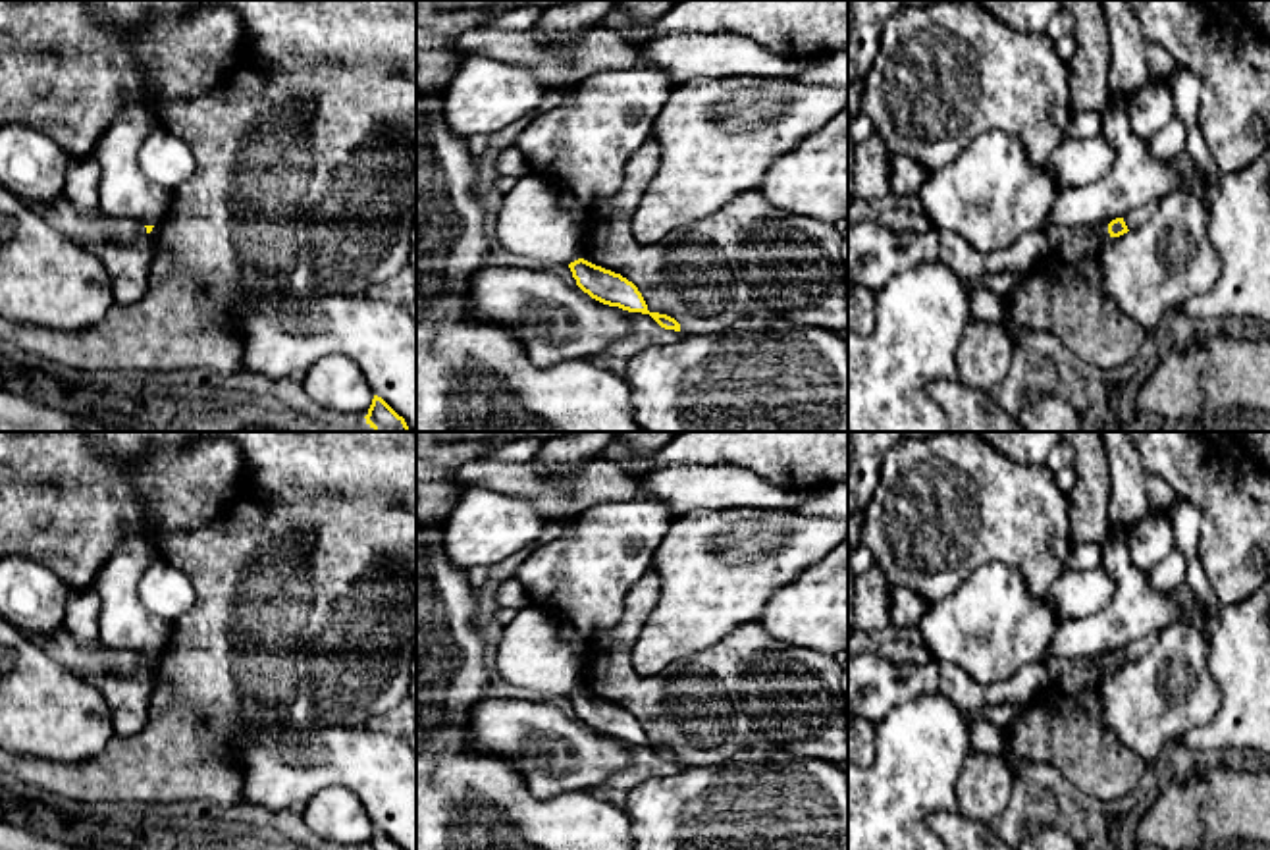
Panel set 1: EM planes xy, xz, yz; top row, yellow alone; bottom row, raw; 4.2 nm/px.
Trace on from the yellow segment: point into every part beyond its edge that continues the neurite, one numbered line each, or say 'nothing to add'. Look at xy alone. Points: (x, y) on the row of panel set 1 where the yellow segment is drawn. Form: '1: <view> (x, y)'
nothing to add

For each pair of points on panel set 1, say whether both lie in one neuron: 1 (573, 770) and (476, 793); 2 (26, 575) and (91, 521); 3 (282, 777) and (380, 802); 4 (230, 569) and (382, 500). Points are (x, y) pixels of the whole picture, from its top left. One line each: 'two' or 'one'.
1: two
2: two
3: one
4: one

